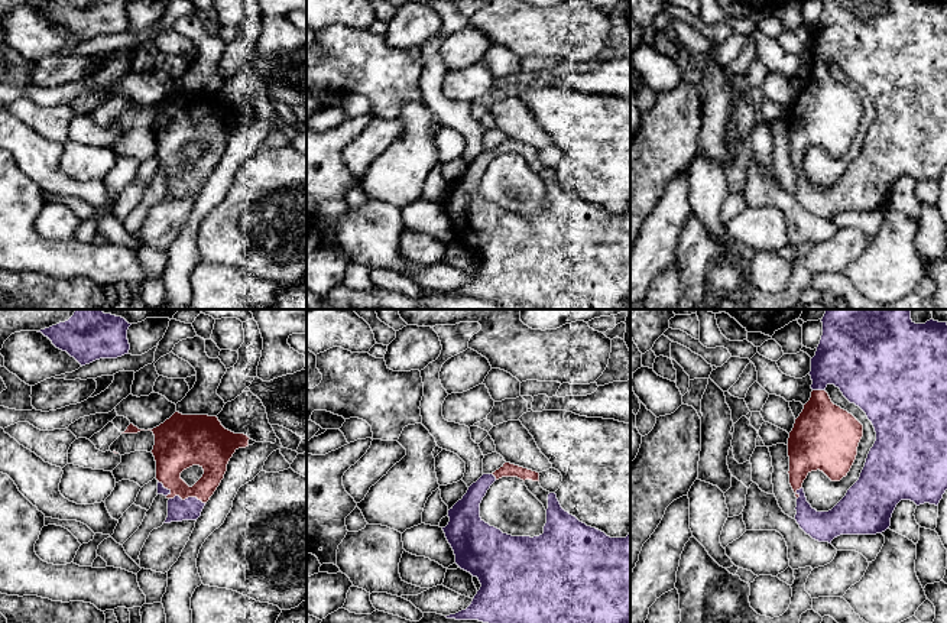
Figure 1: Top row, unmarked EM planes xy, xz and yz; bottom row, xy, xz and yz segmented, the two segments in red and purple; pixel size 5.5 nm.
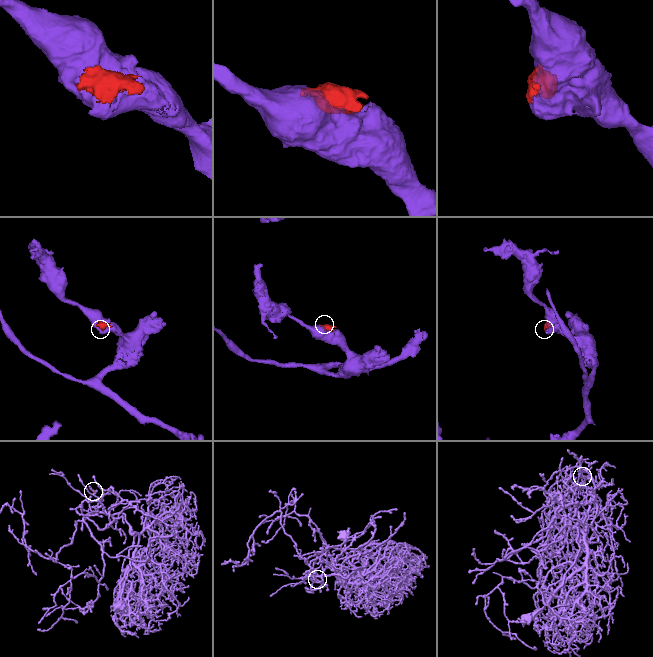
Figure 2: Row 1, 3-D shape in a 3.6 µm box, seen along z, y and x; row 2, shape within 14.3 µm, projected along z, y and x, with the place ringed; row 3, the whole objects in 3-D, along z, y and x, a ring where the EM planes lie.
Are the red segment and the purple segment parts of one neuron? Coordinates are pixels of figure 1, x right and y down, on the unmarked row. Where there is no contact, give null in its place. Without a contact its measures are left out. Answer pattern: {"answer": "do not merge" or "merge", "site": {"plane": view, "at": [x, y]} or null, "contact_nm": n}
{"answer": "merge", "site": {"plane": "xy", "at": [187, 174]}, "contact_nm": 200}

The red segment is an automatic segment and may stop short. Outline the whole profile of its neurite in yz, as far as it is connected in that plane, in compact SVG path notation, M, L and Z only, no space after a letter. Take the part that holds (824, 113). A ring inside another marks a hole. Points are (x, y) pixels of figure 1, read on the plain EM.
M823 0L823 12L817 23L815 32L811 35L811 48L810 48L813 61L811 61L811 74L804 81L802 88L795 95L794 104L789 108L788 114L788 133L789 133L789 160L797 173L797 191L795 197L800 204L818 218L828 218L840 211L876 211L882 210L891 202L891 194L901 176L911 176L917 182L930 179L938 182L943 171L947 166L947 0ZM828 61L834 61L840 65L843 72L850 78L859 82L872 98L876 117L870 124L865 143L860 149L859 156L847 166L846 172L828 188L817 188L807 178L802 159L811 147L823 147L831 158L840 158L850 147L856 132L857 123L863 113L863 101L847 87L834 81L826 68Z

